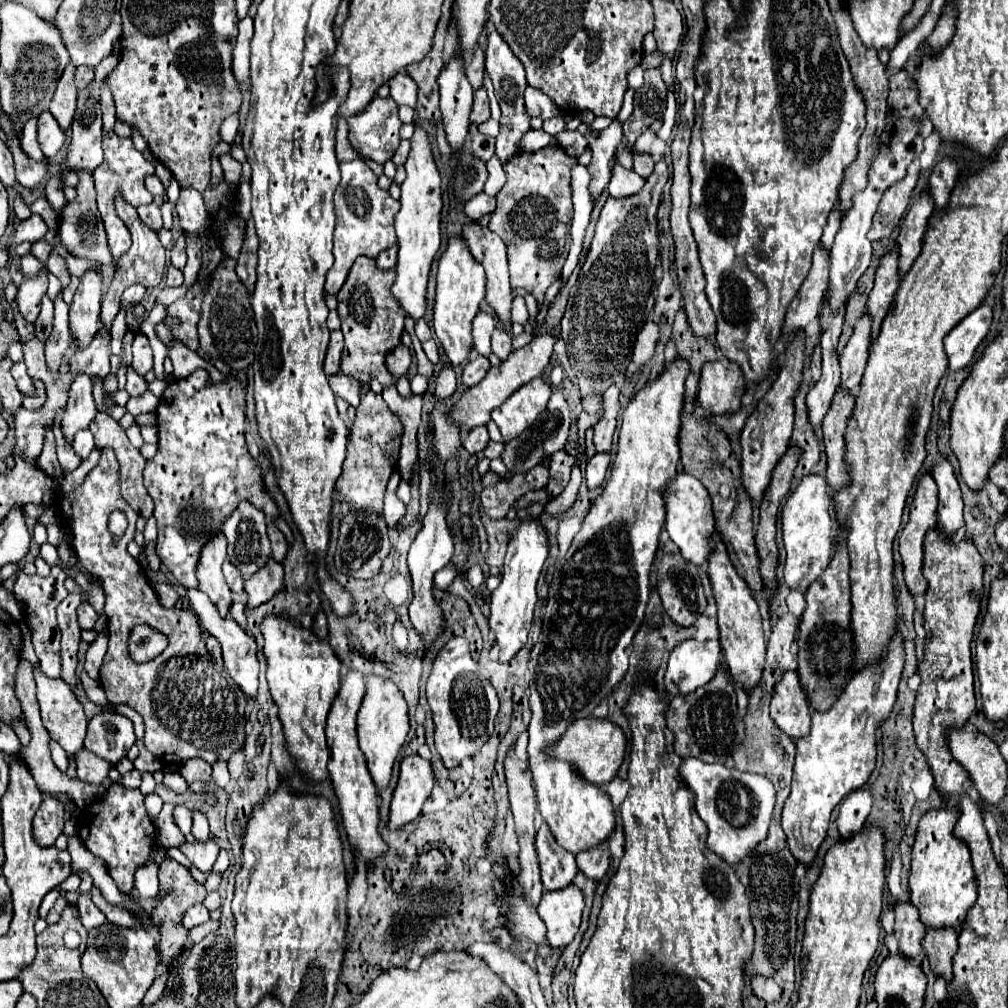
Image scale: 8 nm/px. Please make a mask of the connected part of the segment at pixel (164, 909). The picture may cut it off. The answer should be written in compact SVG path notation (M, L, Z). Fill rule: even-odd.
M162 862L160 864L160 870L158 870L158 876L160 876L160 890L164 890L164 886L172 886L172 894L168 894L168 898L164 898L164 902L160 902L160 906L154 906L154 912L152 912L152 922L158 926L160 930L160 944L158 944L158 954L160 954L160 960L164 958L170 958L170 964L168 964L168 980L166 980L166 990L164 990L164 996L176 996L180 998L178 992L172 992L172 988L176 988L182 978L178 978L178 970L180 970L180 964L176 962L176 958L182 954L184 950L184 944L188 940L188 930L182 926L182 916L184 912L192 906L192 904L200 904L204 902L206 898L206 890L202 884L198 882L192 882L192 876L188 874L188 870L184 866L180 866L178 862Z

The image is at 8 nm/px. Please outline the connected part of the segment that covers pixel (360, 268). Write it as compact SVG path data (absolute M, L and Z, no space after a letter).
M360 256L352 264L344 286L338 292L338 314L344 332L342 350L342 372L354 376L360 382L370 382L372 376L380 380L382 386L394 384L390 372L386 372L386 358L402 338L404 332L404 310L392 294L392 282L396 278L396 268L380 270L370 256Z

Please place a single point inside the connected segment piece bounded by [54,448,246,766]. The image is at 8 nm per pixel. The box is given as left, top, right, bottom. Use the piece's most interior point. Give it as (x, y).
(191, 708)

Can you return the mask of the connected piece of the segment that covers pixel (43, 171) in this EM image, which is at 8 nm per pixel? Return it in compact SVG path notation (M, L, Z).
M2 110L1 116L2 128L6 133L9 149L14 154L14 164L16 164L16 180L20 186L24 188L38 188L40 182L46 178L48 174L48 160L44 158L42 162L36 162L32 158L28 158L22 150L20 150L19 138L12 130L12 123Z

